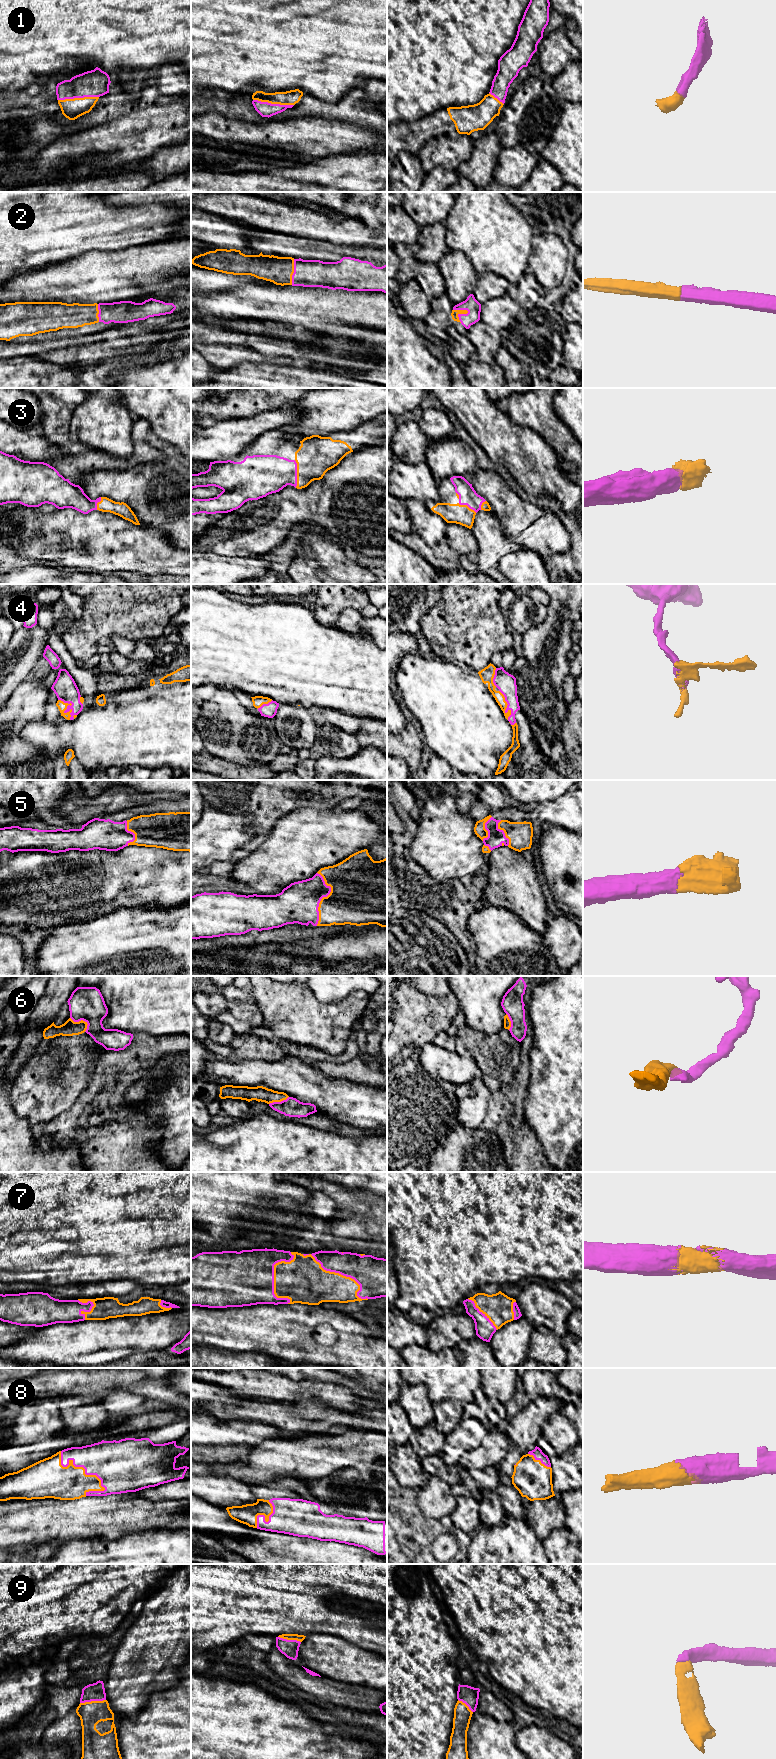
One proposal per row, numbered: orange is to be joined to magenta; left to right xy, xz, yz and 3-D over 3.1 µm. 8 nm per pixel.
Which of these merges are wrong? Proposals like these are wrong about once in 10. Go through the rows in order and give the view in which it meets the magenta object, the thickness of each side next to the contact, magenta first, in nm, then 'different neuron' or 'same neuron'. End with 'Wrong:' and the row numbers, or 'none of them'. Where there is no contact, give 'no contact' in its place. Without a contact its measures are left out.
1: contact in xy; calibres 220 and 160 nm; same neuron
2: contact in yz; calibres 120 and 60 nm; same neuron
3: contact in xz; calibres 320 and 300 nm; same neuron
4: contact in xy; calibres 190 and 70 nm; same neuron
5: contact in xz; calibres 320 and 400 nm; same neuron
6: contact in xy; calibres 280 and 120 nm; different neuron
7: contact in xz; calibres 280 and 320 nm; same neuron
8: contact in xy; calibres 320 and 300 nm; same neuron
9: contact in xy; calibres 140 and 190 nm; same neuron
Wrong: 6

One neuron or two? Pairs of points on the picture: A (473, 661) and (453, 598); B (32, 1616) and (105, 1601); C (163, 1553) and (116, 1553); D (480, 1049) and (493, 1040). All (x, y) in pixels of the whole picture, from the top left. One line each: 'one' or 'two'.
A: one
B: one
C: one
D: one

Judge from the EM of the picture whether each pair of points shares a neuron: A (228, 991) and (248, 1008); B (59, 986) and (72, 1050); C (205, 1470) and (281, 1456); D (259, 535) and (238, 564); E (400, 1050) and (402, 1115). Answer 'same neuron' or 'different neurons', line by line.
A: same neuron
B: different neurons
C: same neuron
D: different neurons
E: same neuron

